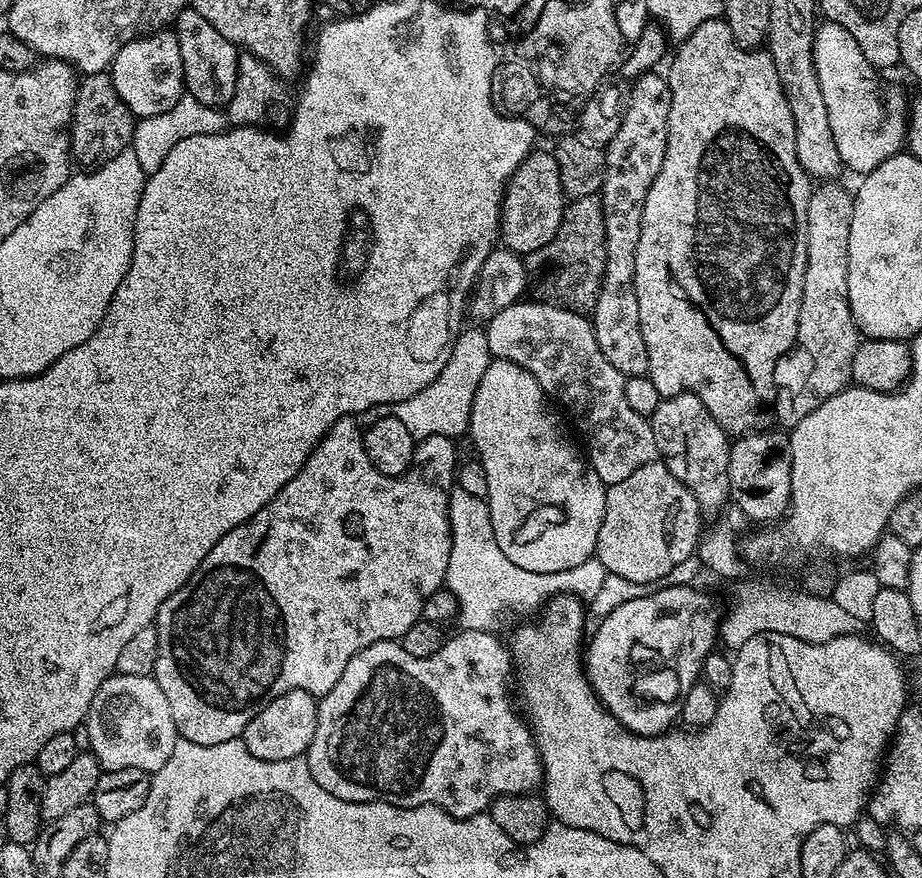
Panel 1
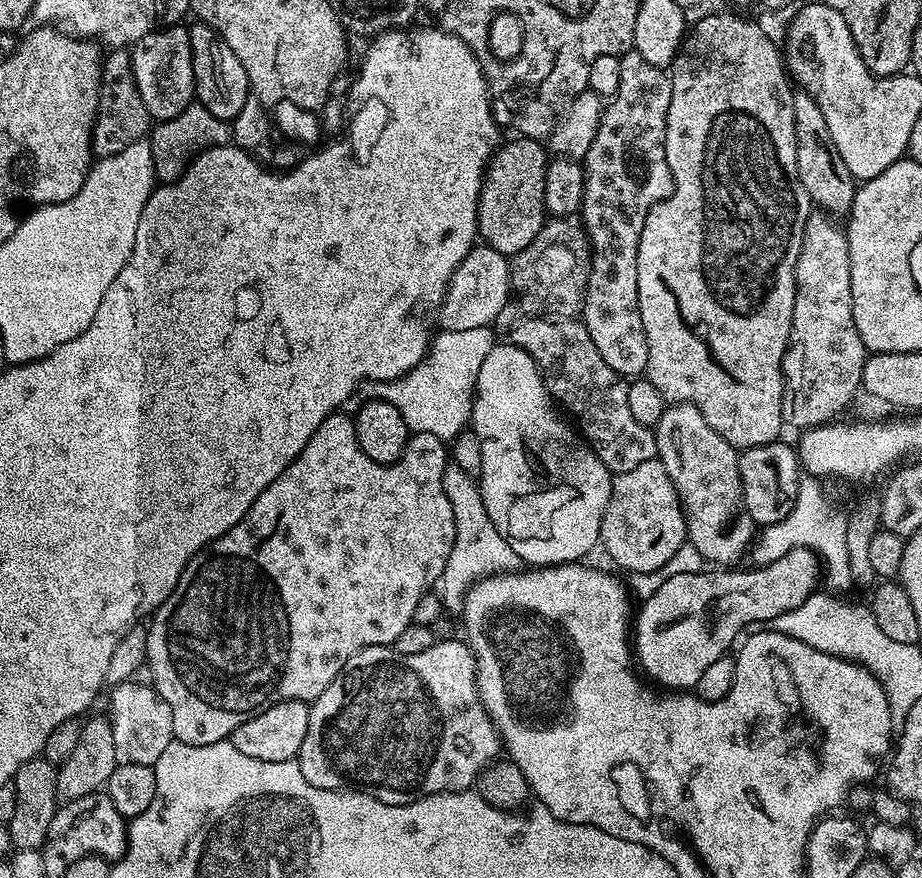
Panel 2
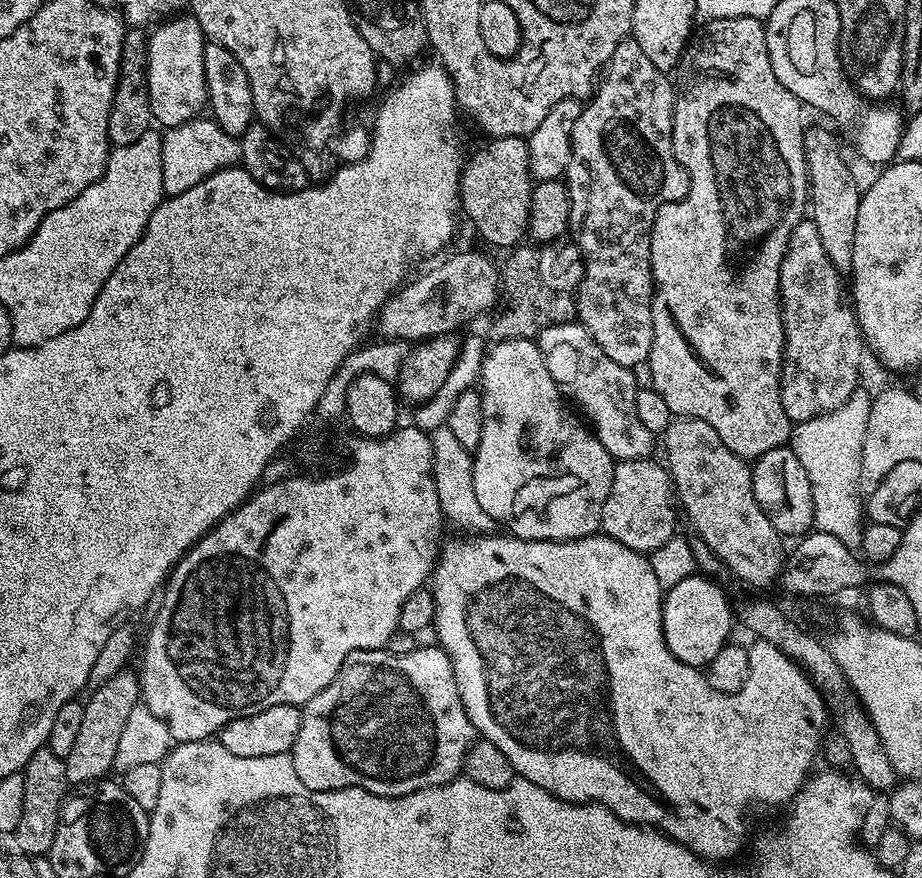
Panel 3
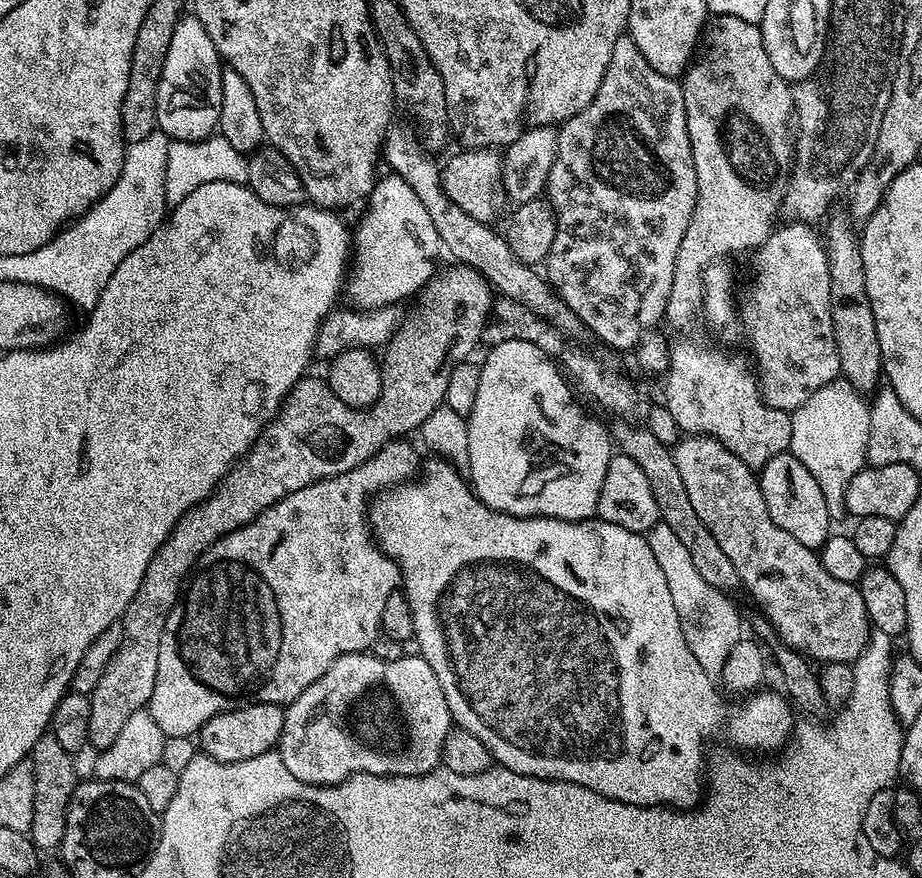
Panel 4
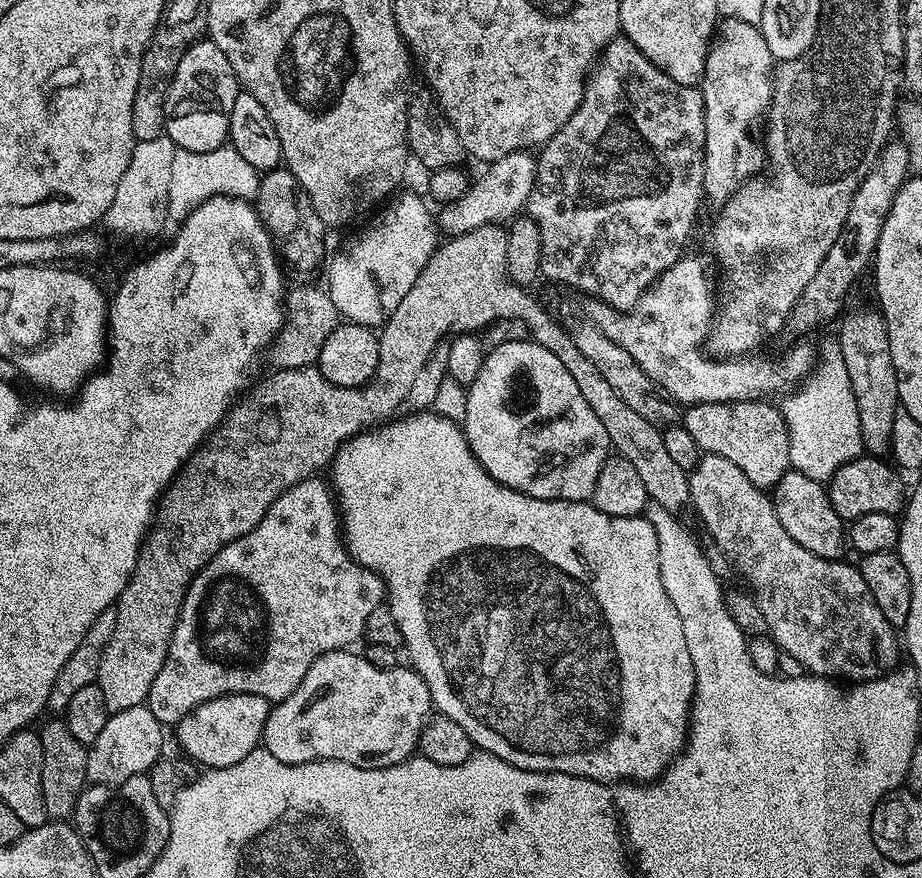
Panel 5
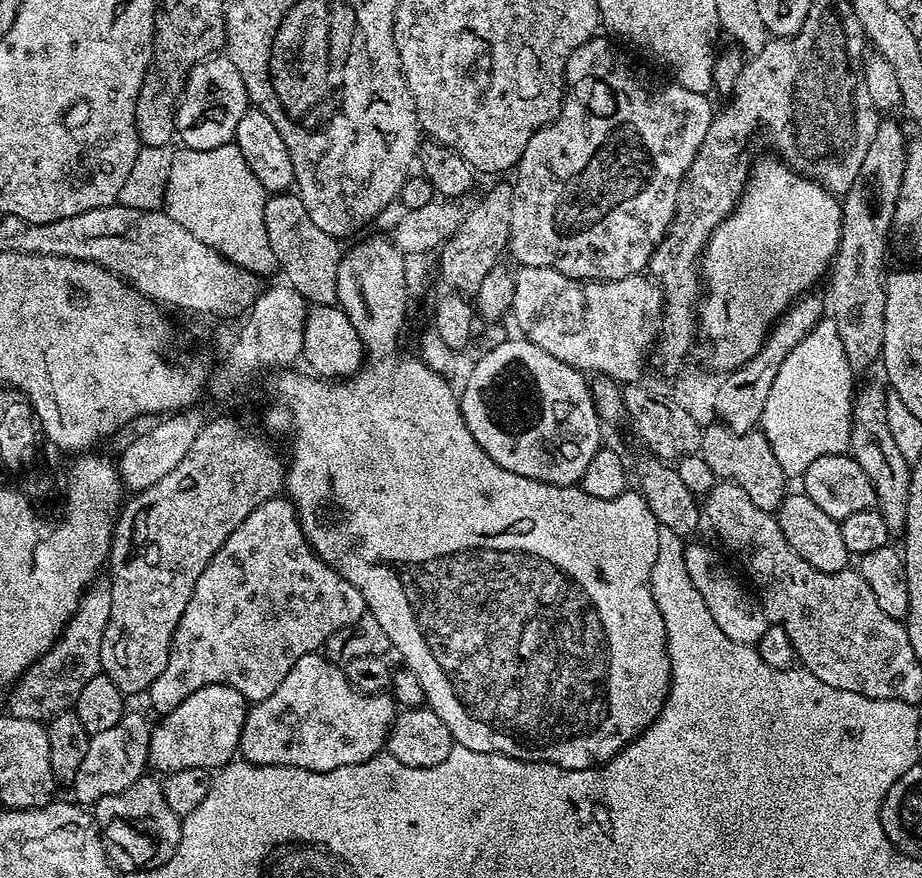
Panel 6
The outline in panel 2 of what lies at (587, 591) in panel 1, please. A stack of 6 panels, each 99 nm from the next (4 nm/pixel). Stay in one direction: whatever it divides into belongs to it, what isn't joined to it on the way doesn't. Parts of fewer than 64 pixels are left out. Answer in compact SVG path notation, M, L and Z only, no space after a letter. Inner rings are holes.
M450 462L446 466L446 474L442 474L442 490L446 490L446 498L450 498L450 510L454 510L454 546L446 562L446 570L440 576L438 591L445 609L449 613L460 614L463 613L468 592L476 581L485 580L487 576L494 576L498 572L517 571L522 561L514 554L514 550L510 550L506 538L494 530L490 514L486 514L486 502L482 502L477 477L466 474L466 470Z

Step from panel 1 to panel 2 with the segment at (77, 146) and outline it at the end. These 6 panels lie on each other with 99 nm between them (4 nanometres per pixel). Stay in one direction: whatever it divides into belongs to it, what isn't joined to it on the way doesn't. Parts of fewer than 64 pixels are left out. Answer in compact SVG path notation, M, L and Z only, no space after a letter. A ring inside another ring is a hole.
M113 48L103 57L100 70L100 89L96 117L92 123L92 155L99 158L113 156L126 150L130 142L138 142L149 135L154 121L138 94L132 73L132 53L128 48Z

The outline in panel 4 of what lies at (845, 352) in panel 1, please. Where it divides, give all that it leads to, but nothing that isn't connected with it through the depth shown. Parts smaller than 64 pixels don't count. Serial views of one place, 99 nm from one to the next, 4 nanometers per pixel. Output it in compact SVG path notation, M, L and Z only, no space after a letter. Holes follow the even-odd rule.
M788 222L788 225L777 227L766 238L763 251L756 260L756 277L752 280L752 300L756 304L772 304L768 308L768 312L756 312L748 320L748 344L752 347L750 351L751 359L754 361L755 371L758 373L758 387L760 397L764 399L771 408L777 408L786 413L793 413L809 400L815 392L822 390L822 386L826 386L831 380L837 379L841 375L840 359L838 358L838 346L834 338L834 321L832 321L832 311L828 303L830 302L830 266L826 258L826 250L824 249L823 239L819 235L816 236L811 232L809 225L804 222Z

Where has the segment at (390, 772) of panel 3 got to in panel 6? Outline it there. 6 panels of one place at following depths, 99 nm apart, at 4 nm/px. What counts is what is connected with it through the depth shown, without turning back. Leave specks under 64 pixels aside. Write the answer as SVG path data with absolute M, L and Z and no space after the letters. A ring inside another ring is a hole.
M311 652L294 662L270 698L249 707L238 752L251 764L329 772L381 755L397 713L398 704L391 695L360 692L344 676L341 665Z

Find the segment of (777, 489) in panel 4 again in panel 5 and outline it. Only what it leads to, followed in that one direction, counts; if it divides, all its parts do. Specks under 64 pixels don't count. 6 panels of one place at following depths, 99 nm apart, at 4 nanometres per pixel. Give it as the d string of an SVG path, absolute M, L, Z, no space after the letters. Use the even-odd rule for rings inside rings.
M789 470L782 474L775 488L771 489L770 499L778 514L778 522L782 522L782 530L786 530L786 534L790 534L798 546L806 546L810 554L818 554L818 558L827 560L838 560L845 555L846 528L830 502L827 487L821 481Z

